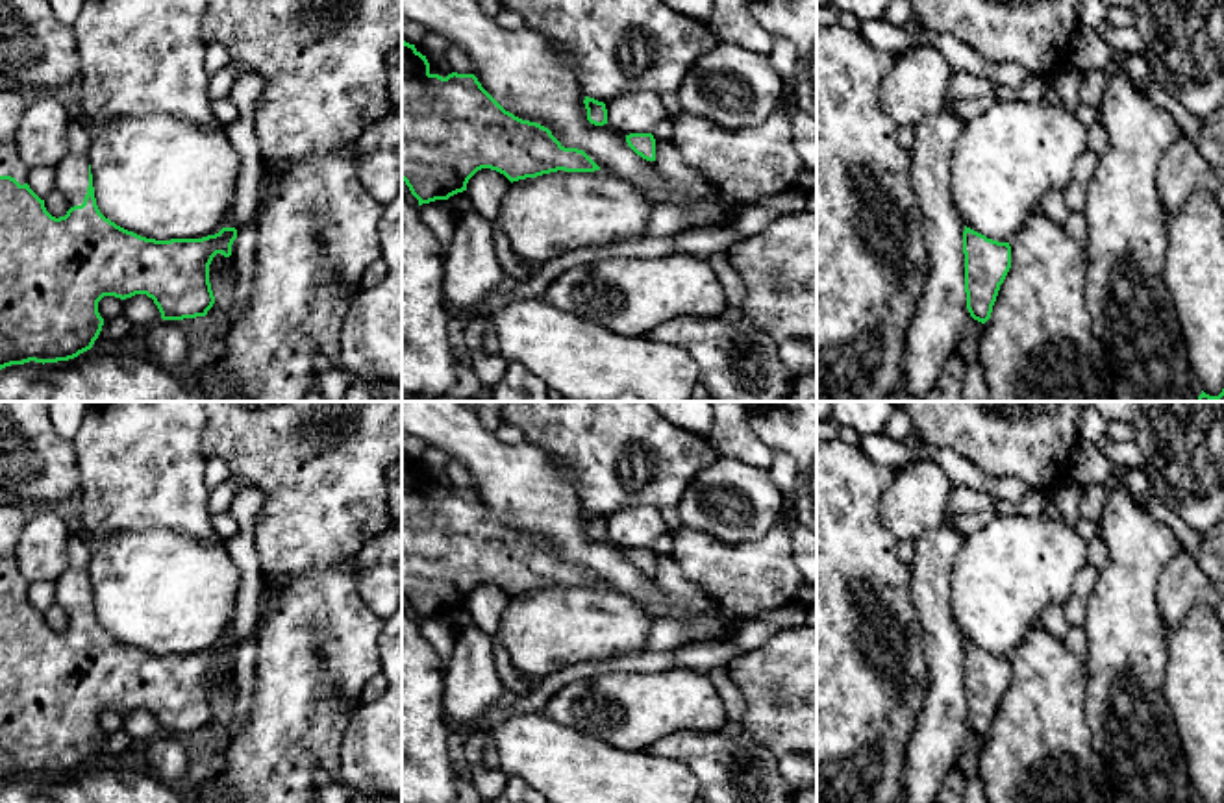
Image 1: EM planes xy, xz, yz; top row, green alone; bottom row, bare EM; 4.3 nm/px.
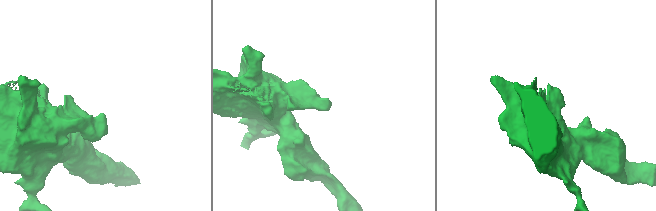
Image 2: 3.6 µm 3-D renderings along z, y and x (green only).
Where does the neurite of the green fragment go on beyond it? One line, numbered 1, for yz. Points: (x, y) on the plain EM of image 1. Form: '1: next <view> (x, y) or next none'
1: next none

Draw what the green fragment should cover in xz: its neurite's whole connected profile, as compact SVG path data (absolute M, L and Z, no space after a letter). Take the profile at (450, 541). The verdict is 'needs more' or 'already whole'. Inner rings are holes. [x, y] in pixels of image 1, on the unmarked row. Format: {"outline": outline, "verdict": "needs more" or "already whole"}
{"outline": "M402 455L402 594L422 620L467 605L468 594L481 583L496 585L511 598L557 585L600 585L583 564L565 562L548 542L506 525L474 488L452 487L446 492L431 488L426 470L415 459Z", "verdict": "already whole"}

